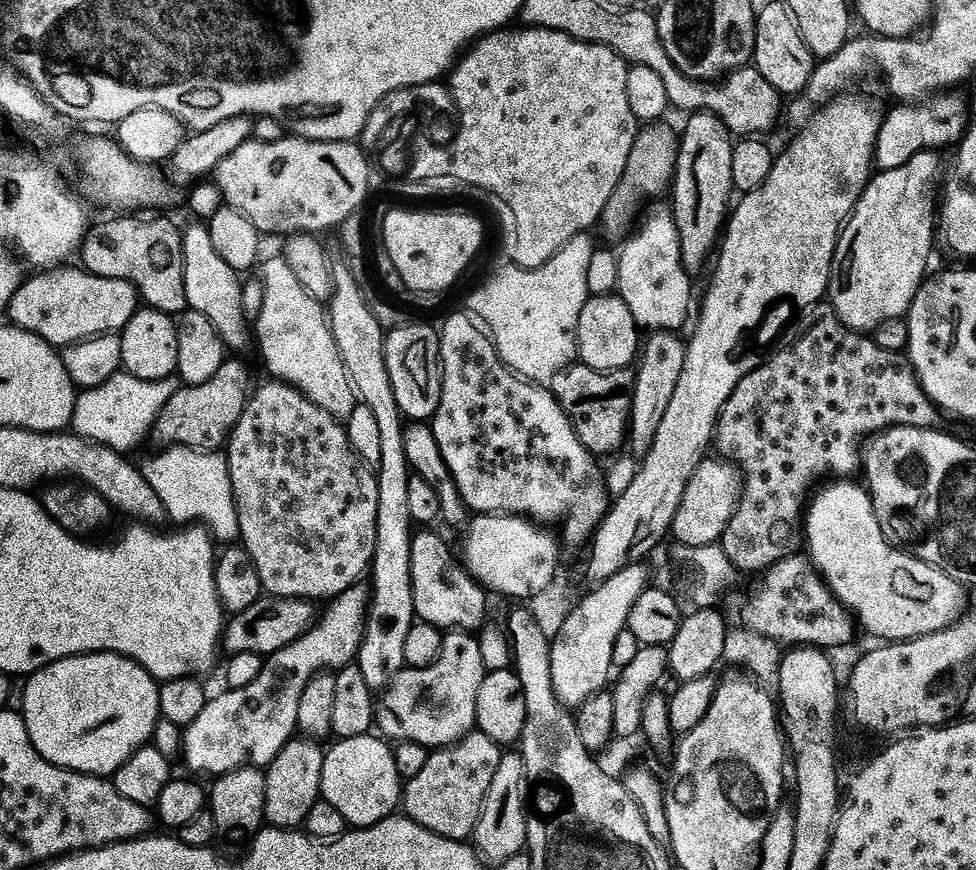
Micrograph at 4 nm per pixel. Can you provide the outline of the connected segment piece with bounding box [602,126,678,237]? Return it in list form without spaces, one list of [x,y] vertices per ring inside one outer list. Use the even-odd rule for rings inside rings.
[[[644,126],[637,131],[636,140],[632,143],[628,161],[624,167],[624,177],[620,179],[620,185],[606,202],[602,225],[604,224],[605,230],[612,236],[619,237],[633,227],[637,219],[636,207],[640,204],[640,193],[645,192],[648,196],[656,196],[663,188],[665,191],[669,187],[673,178],[678,140],[674,132],[672,136],[670,129],[656,127],[660,126]]]

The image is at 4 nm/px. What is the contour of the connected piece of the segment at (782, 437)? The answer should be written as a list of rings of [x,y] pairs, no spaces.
[[[828,302],[811,304],[809,308],[803,309],[799,316],[800,320],[793,322],[792,329],[781,340],[778,340],[778,343],[769,351],[764,361],[754,370],[750,370],[750,374],[746,374],[746,378],[742,378],[742,382],[738,382],[738,386],[734,386],[730,398],[726,398],[726,402],[721,406],[720,416],[716,420],[714,448],[720,451],[717,453],[721,457],[727,458],[736,465],[742,477],[740,499],[736,501],[736,508],[733,509],[730,520],[726,522],[724,533],[720,535],[718,543],[722,546],[726,558],[730,558],[732,565],[741,573],[753,572],[753,574],[759,574],[772,563],[778,562],[783,556],[788,556],[797,551],[796,543],[801,543],[802,540],[802,509],[805,507],[806,497],[809,495],[808,487],[819,476],[824,476],[827,472],[837,472],[840,475],[837,477],[840,478],[851,477],[848,475],[855,468],[857,471],[861,467],[862,441],[865,437],[898,424],[909,424],[915,428],[931,428],[937,423],[938,409],[936,405],[929,400],[928,395],[920,388],[920,383],[916,381],[916,373],[913,372],[912,365],[901,353],[886,350],[882,346],[878,346],[871,335],[846,327],[832,311]]]

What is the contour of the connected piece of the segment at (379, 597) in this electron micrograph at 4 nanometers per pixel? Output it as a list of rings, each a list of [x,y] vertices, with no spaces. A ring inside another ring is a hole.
[[[333,263],[332,293],[326,301],[328,325],[334,334],[334,346],[342,358],[346,378],[359,403],[371,410],[378,425],[382,445],[380,462],[375,469],[378,486],[378,510],[374,521],[374,539],[370,561],[370,603],[364,621],[364,637],[354,663],[362,670],[368,687],[383,689],[384,685],[405,667],[403,646],[407,632],[414,623],[411,596],[411,542],[410,521],[406,510],[406,486],[410,469],[404,449],[402,413],[394,402],[394,390],[390,386],[390,374],[386,374],[384,361],[385,329],[371,312],[369,297],[360,293],[362,284],[355,280],[347,263]]]

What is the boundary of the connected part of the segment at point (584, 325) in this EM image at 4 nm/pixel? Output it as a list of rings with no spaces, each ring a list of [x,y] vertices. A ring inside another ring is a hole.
[[[619,294],[589,295],[582,306],[582,314],[578,314],[576,327],[576,355],[579,363],[594,370],[627,368],[637,359],[641,343],[642,336],[634,322],[634,314],[630,314]]]

